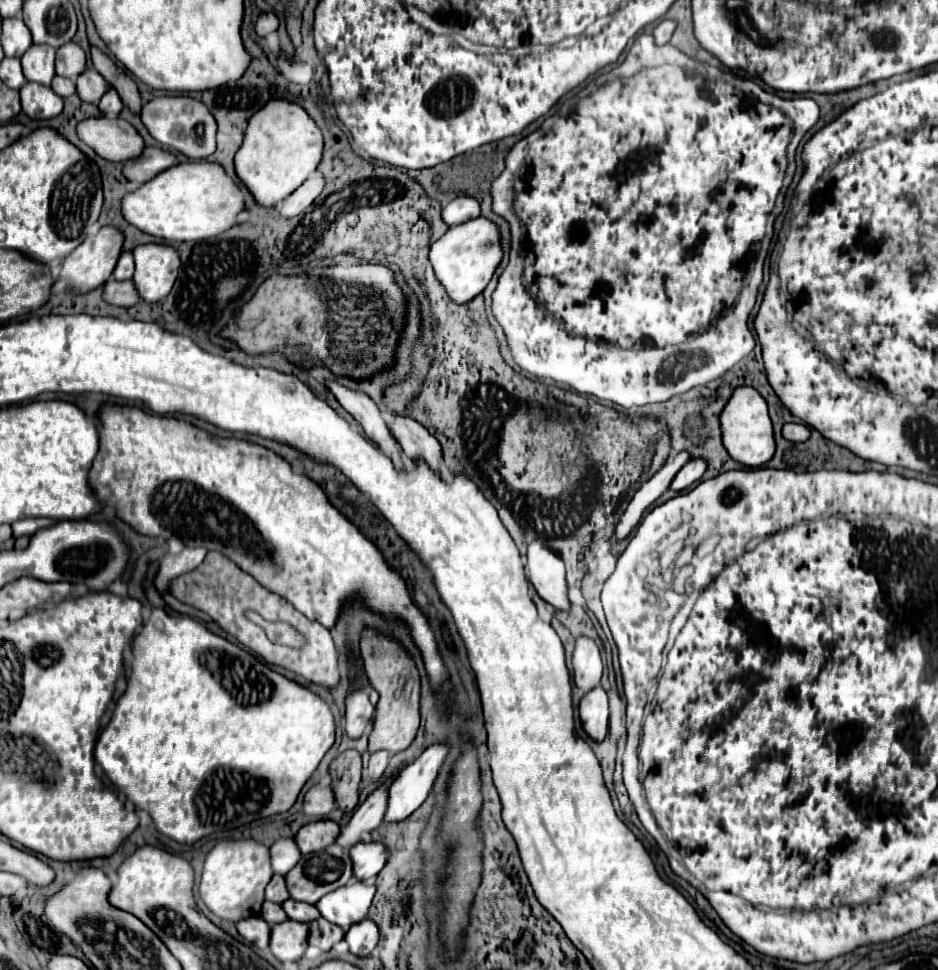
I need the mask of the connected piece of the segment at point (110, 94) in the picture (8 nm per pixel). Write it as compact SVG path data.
M110 86L108 90L106 90L106 94L102 96L102 100L100 100L100 110L104 112L104 114L110 114L110 116L118 116L120 114L120 110L122 110L122 100L120 100L120 96L118 96L118 92Z

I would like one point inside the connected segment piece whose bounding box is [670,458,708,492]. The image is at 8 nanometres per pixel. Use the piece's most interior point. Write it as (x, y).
(693, 470)

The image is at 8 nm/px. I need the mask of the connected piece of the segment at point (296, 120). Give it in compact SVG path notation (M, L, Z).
M272 98L248 120L244 142L234 158L236 174L250 188L258 204L276 206L310 174L314 174L322 158L322 148L322 132L304 106L282 98Z

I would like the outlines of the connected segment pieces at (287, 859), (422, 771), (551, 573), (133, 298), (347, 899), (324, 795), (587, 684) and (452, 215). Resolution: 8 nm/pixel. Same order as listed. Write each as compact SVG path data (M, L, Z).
M280 838L270 846L270 856L272 856L272 870L276 874L286 876L296 866L302 852L296 846L294 838Z
M434 744L400 772L398 780L390 786L386 822L408 818L426 800L448 752L446 744Z
M532 542L528 546L526 556L526 572L528 580L534 584L536 592L554 608L568 612L570 600L568 600L568 586L566 586L566 570L562 558L548 550L542 542Z
M110 278L106 282L106 288L104 288L104 300L114 304L114 306L130 308L130 306L134 306L140 300L140 296L138 296L138 290L134 286L134 280L118 282L118 280Z
M352 880L348 886L340 886L332 894L320 898L316 908L324 918L342 926L342 930L348 930L352 924L366 918L374 892L376 888L372 882Z
M316 784L304 796L304 812L308 816L326 818L334 806L336 806L334 804L334 794L332 794L332 788L330 786Z
M582 636L576 640L572 666L574 666L574 682L582 692L590 692L600 684L602 678L600 650L590 638Z
M458 196L442 208L442 218L448 226L456 226L480 216L480 202L470 196Z

